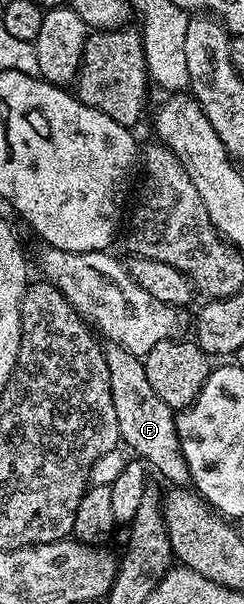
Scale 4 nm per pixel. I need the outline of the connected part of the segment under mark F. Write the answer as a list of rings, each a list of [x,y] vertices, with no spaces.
[[[106,343],[103,349],[107,375],[111,378],[111,402],[115,402],[115,418],[119,422],[120,443],[152,471],[154,468],[163,479],[170,480],[170,485],[188,485],[189,467],[187,458],[183,458],[174,409],[169,408],[167,402],[155,394],[151,382],[147,382],[144,359],[117,344]]]

